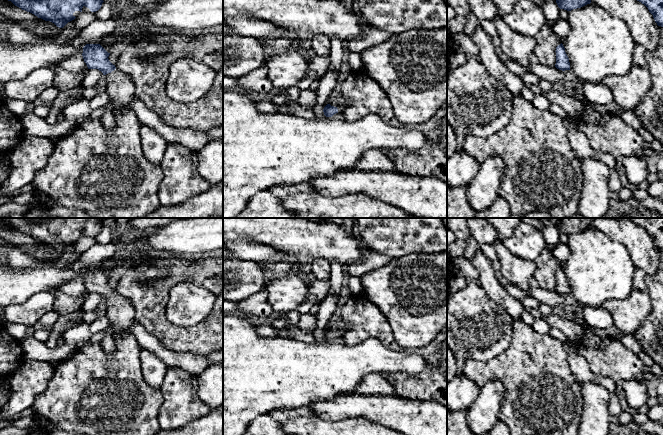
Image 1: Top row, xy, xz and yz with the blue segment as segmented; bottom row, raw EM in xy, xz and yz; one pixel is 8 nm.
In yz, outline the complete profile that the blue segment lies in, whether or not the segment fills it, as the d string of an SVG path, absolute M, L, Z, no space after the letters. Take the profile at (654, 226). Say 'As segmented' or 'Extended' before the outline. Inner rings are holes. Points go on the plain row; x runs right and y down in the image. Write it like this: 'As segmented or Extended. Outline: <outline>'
As segmented. Outline: M613 218L617 220L629 219L644 228L658 250L663 251L663 218Z

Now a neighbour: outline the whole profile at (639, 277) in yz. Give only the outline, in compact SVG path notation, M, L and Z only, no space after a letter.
M636 269L633 273L633 288L647 292L647 284L646 284L646 278L647 274L639 269Z

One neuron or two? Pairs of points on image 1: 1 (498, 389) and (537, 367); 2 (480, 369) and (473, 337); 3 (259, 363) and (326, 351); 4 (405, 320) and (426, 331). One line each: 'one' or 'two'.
1: two
2: two
3: one
4: one

